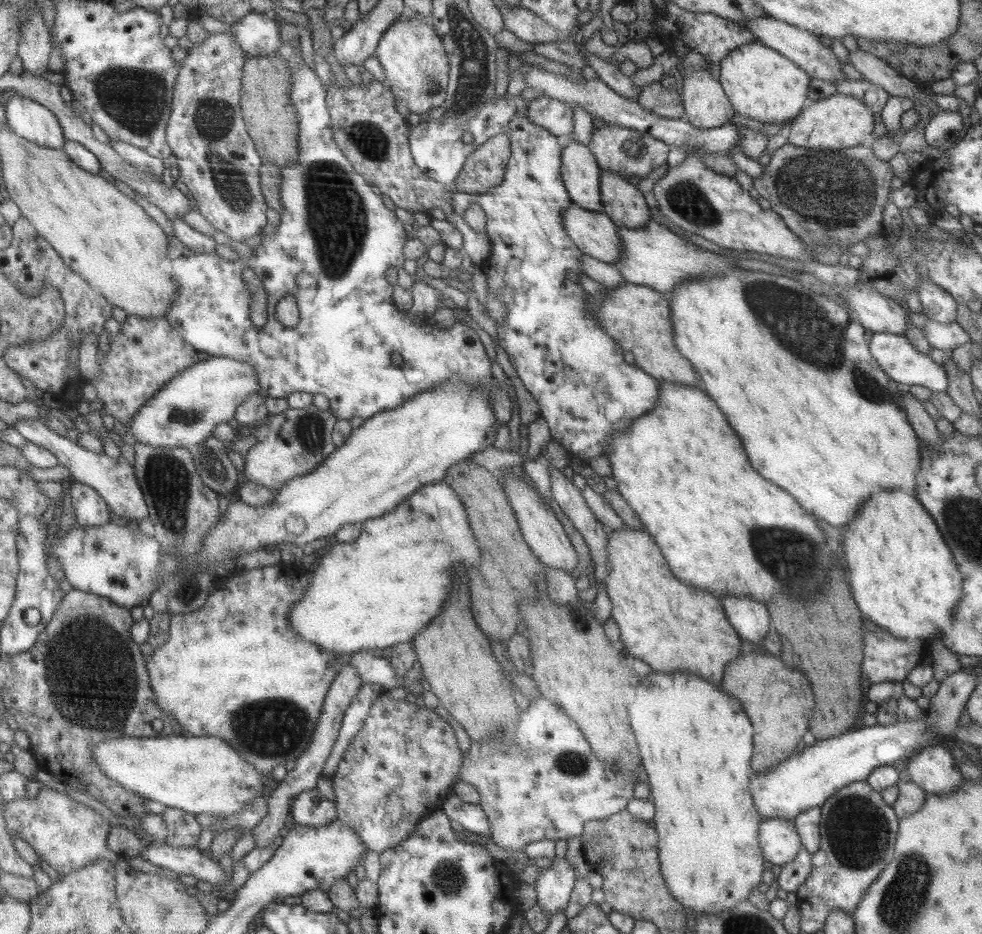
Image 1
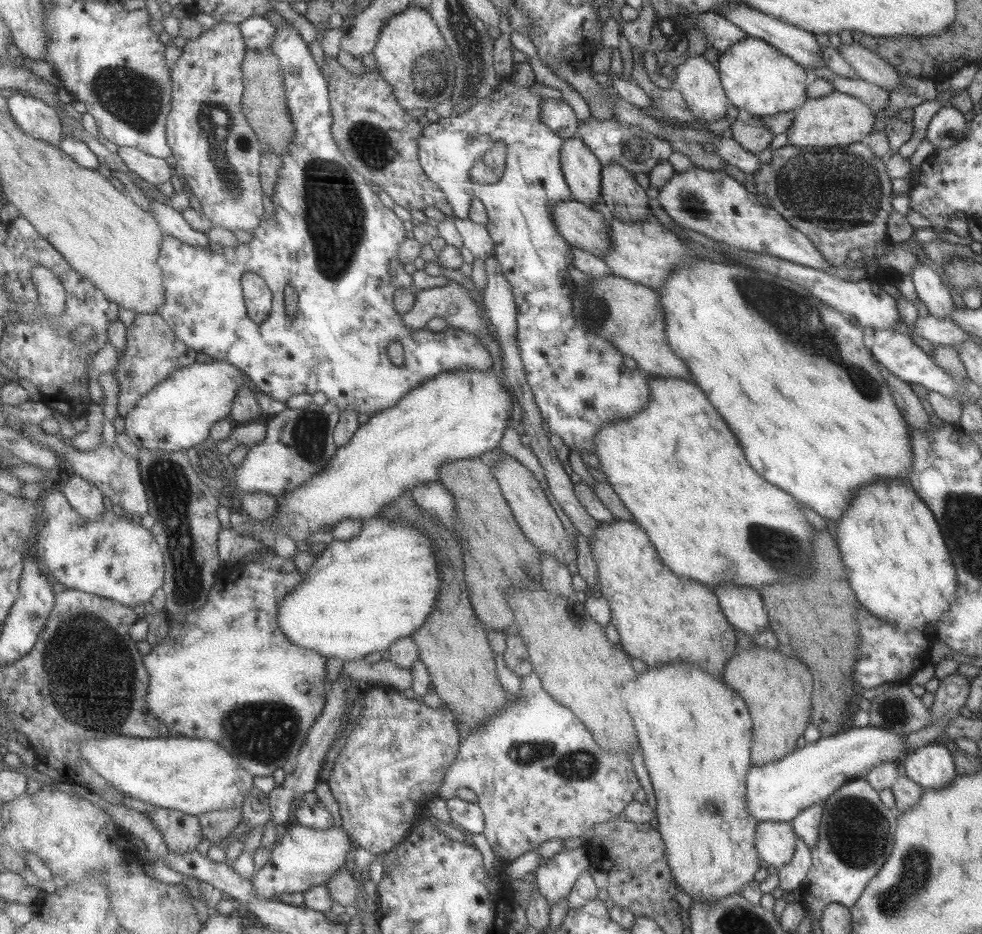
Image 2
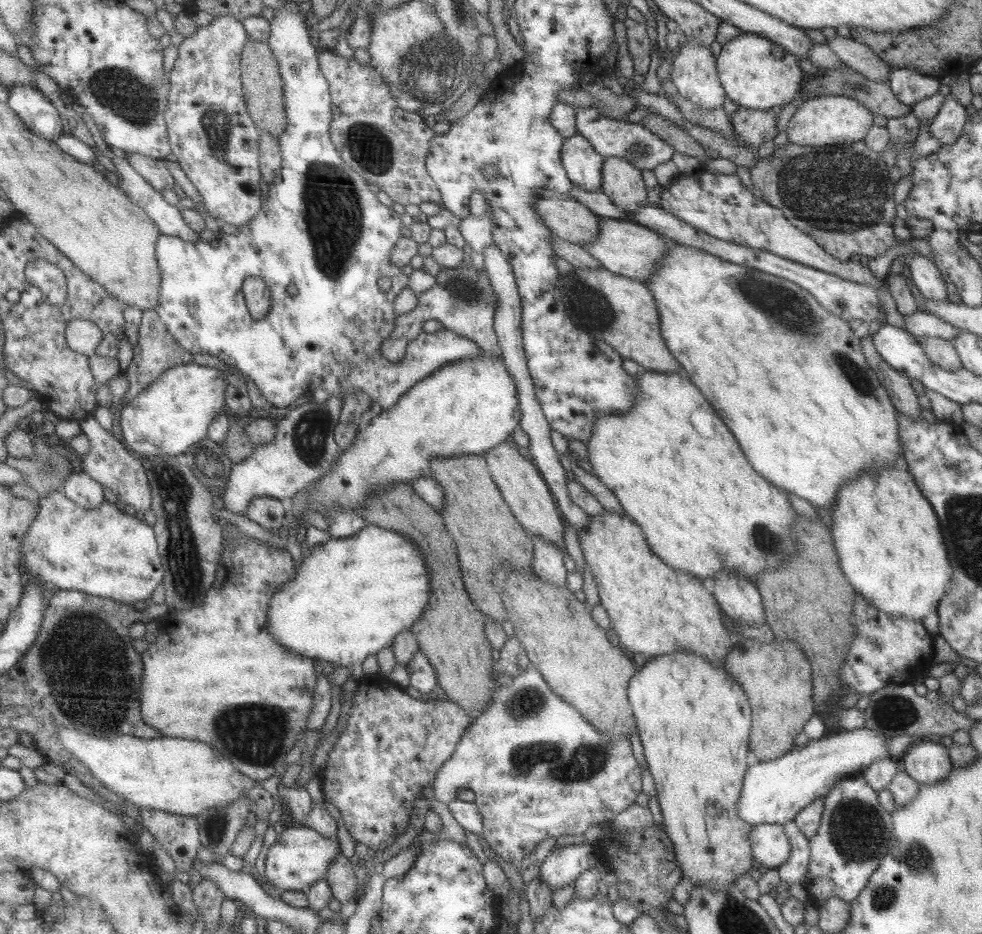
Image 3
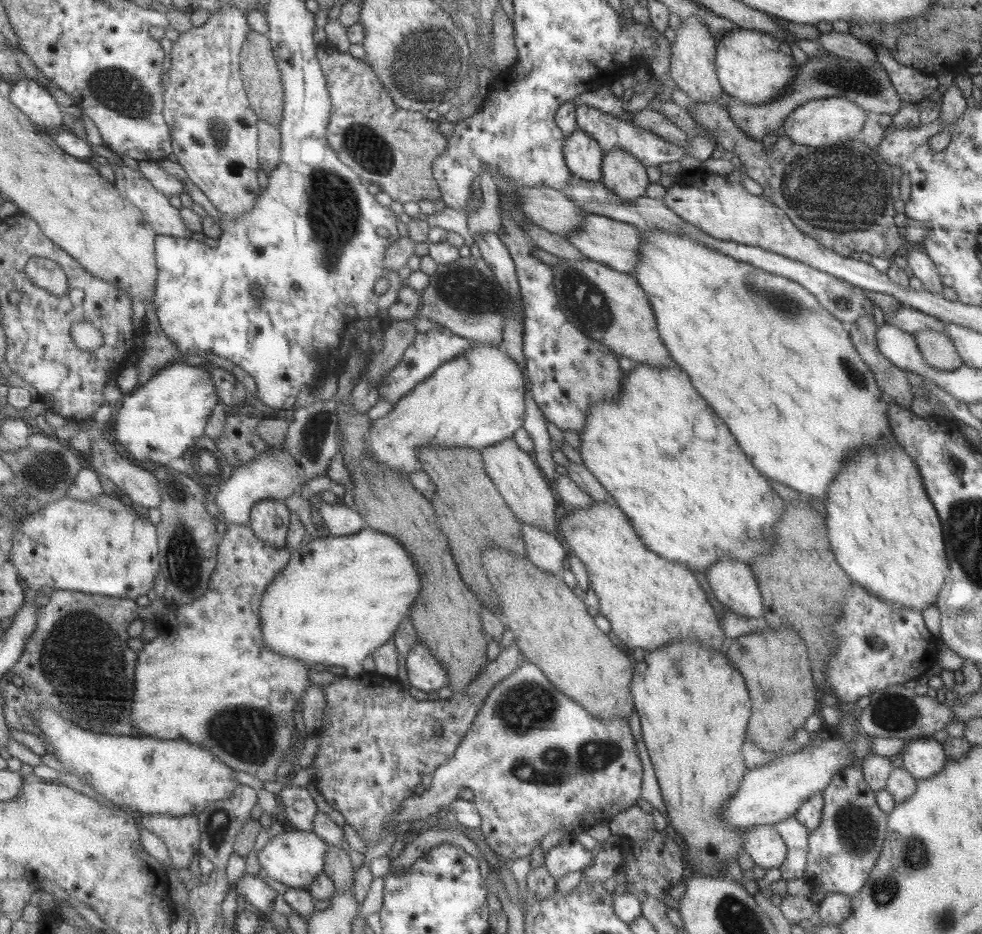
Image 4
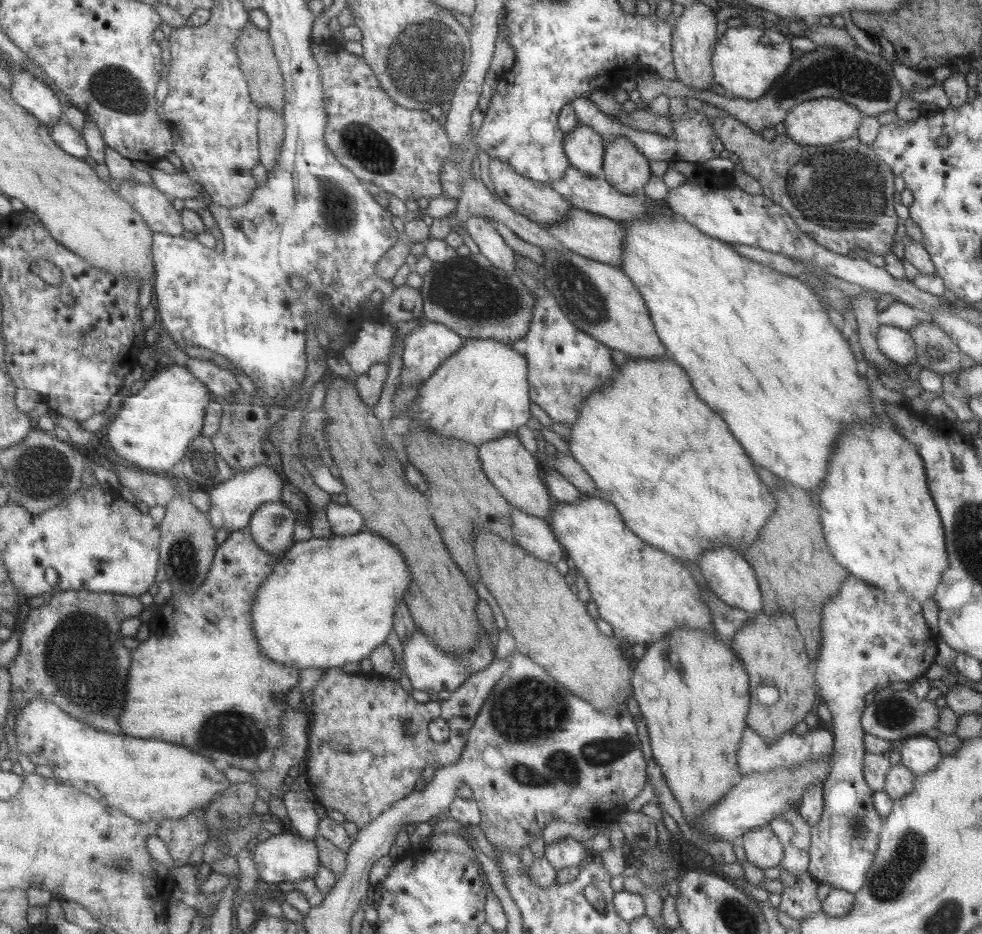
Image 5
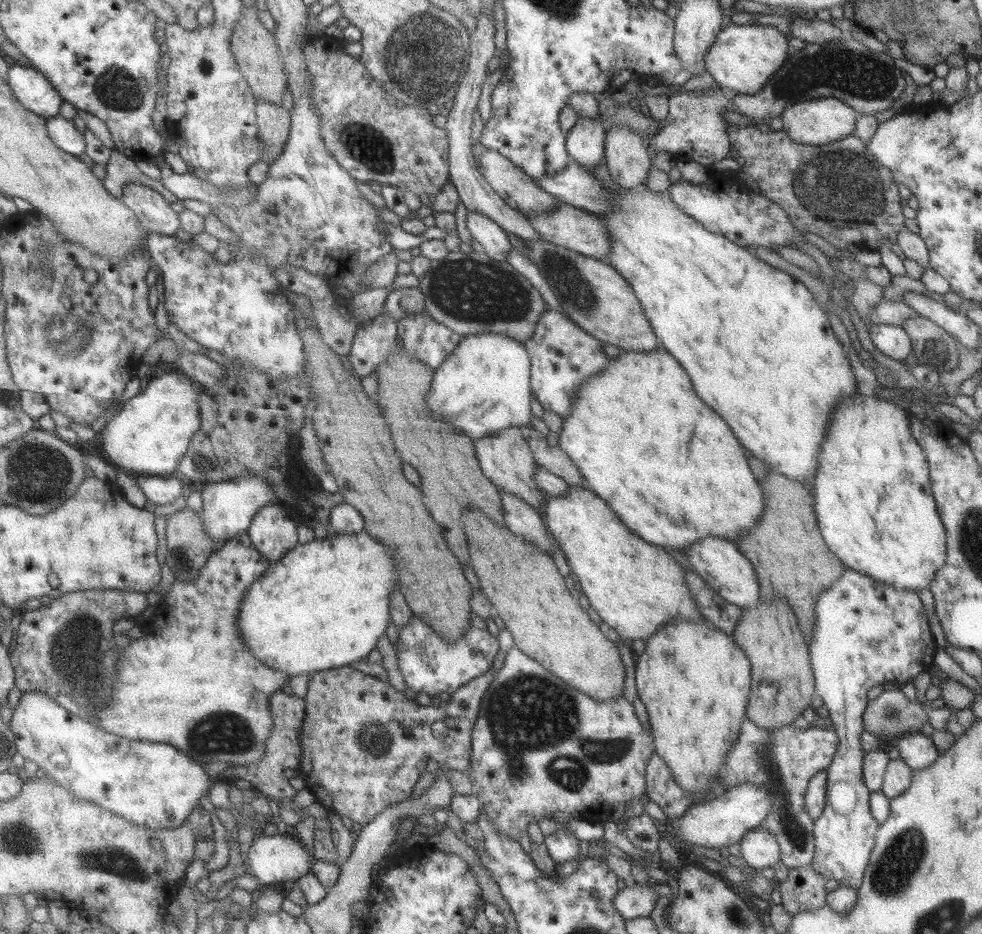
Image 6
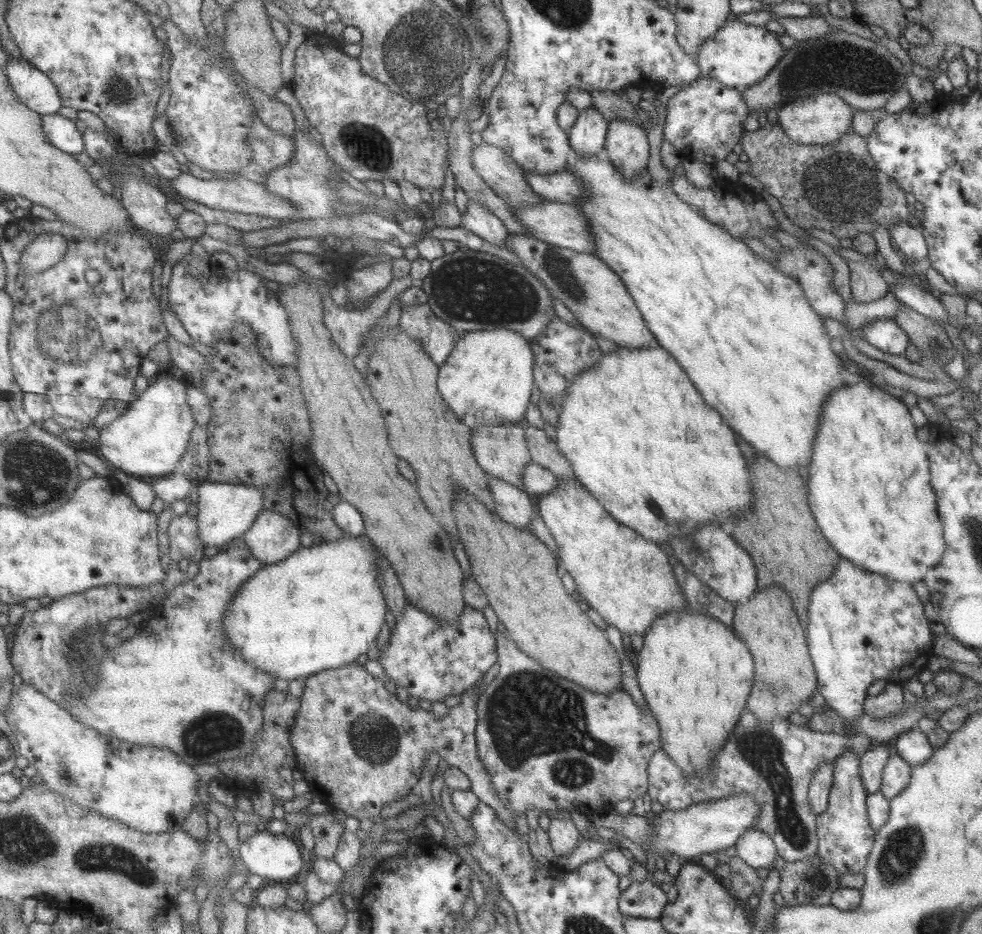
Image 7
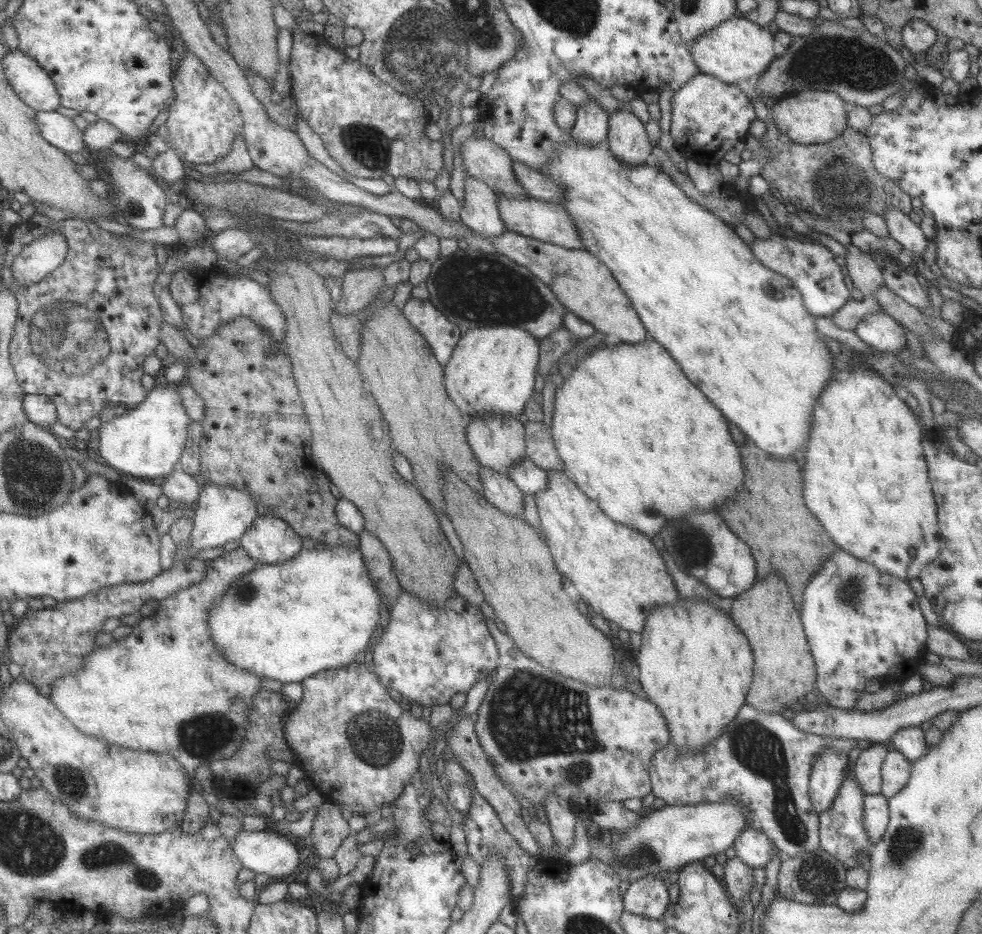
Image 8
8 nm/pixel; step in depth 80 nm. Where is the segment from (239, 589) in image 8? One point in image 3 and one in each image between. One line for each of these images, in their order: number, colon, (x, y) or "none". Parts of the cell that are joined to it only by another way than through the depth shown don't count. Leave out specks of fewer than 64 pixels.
3: (350, 597)
4: (339, 598)
5: (330, 601)
6: (324, 604)
7: (320, 608)

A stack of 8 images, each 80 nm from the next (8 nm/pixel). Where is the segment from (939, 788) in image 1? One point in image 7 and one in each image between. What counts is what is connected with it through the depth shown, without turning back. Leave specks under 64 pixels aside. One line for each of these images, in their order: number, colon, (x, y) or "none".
2: (931, 766)
3: (927, 761)
4: (922, 757)
5: (920, 754)
6: (917, 751)
7: (912, 746)

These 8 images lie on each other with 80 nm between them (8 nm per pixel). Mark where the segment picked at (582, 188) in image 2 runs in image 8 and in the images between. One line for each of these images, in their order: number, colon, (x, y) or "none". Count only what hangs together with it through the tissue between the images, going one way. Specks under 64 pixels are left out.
3: (583, 167)
4: (583, 157)
5: (583, 147)
6: (584, 143)
7: (586, 136)
8: (590, 127)

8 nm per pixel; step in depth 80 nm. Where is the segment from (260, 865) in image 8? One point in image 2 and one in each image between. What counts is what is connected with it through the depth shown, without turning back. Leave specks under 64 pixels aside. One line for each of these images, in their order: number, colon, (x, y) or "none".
2: (303, 858)
3: (300, 857)
4: (295, 859)
5: (286, 857)
6: (280, 858)
7: (275, 858)

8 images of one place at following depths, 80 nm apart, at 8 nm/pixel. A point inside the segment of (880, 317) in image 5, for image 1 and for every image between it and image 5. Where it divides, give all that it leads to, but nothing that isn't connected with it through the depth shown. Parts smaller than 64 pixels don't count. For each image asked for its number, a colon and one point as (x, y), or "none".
1: (945, 337)
2: (945, 332)
3: (920, 324)
4: (907, 319)

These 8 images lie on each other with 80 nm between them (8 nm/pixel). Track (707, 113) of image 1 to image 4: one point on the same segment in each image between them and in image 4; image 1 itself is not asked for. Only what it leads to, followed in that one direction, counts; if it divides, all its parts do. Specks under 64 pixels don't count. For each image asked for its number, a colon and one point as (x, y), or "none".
2: (698, 82)
3: (693, 71)
4: (692, 68)

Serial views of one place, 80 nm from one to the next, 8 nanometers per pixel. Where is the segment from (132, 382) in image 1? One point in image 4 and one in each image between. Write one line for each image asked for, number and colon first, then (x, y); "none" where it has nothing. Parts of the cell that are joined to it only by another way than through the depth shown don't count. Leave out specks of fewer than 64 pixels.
2: (153, 353)
3: (157, 352)
4: (159, 352)

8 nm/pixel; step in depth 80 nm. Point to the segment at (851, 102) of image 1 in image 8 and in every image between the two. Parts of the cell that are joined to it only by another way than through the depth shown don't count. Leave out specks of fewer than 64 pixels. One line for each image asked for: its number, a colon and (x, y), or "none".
2: (837, 119)
3: (827, 120)
4: (817, 122)
5: (823, 121)
6: (823, 120)
7: (821, 118)
8: (809, 116)

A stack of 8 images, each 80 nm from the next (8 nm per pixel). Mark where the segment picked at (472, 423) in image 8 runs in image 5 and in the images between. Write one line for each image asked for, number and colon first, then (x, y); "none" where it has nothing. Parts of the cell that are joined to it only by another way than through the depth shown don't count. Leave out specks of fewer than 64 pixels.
5: (513, 472)
6: (504, 457)
7: (501, 451)

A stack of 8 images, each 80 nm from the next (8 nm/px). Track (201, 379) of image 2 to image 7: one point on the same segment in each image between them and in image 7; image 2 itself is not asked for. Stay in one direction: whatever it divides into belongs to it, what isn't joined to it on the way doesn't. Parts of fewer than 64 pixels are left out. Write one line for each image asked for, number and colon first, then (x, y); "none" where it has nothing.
3: (175, 413)
4: (161, 421)
5: (155, 427)
6: (151, 434)
7: (150, 439)

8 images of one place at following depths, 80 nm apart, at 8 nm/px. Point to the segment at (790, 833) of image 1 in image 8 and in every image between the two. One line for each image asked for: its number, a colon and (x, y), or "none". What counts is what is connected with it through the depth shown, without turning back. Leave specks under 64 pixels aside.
2: (774, 841)
3: (769, 846)
4: (765, 847)
5: (762, 849)
6: (758, 848)
7: (755, 848)
8: (751, 847)

